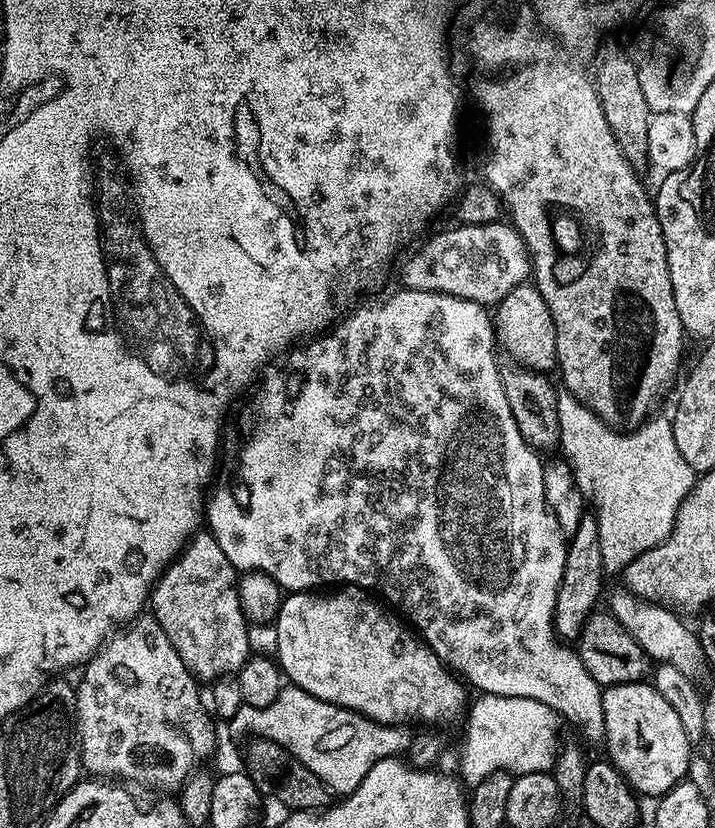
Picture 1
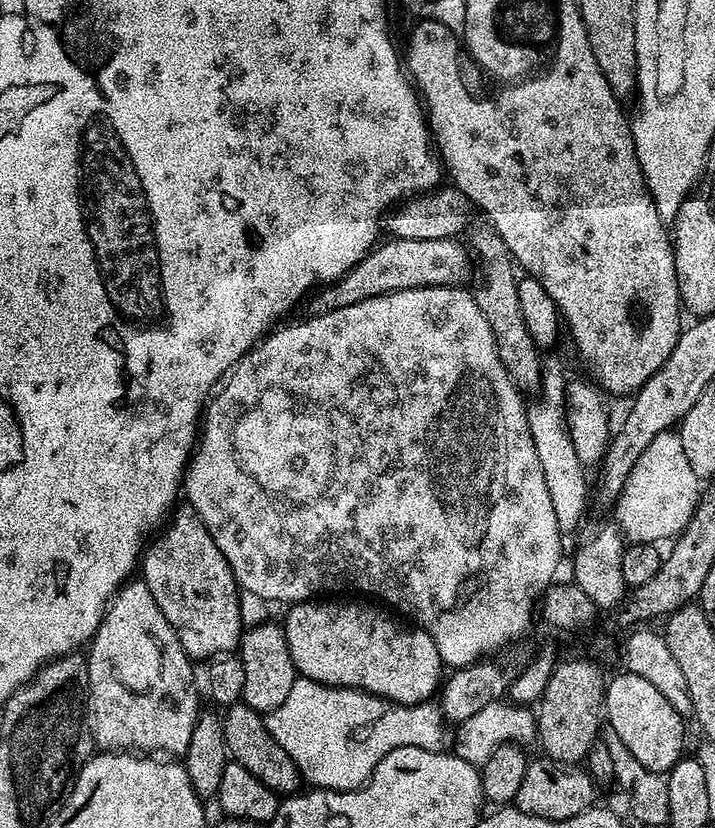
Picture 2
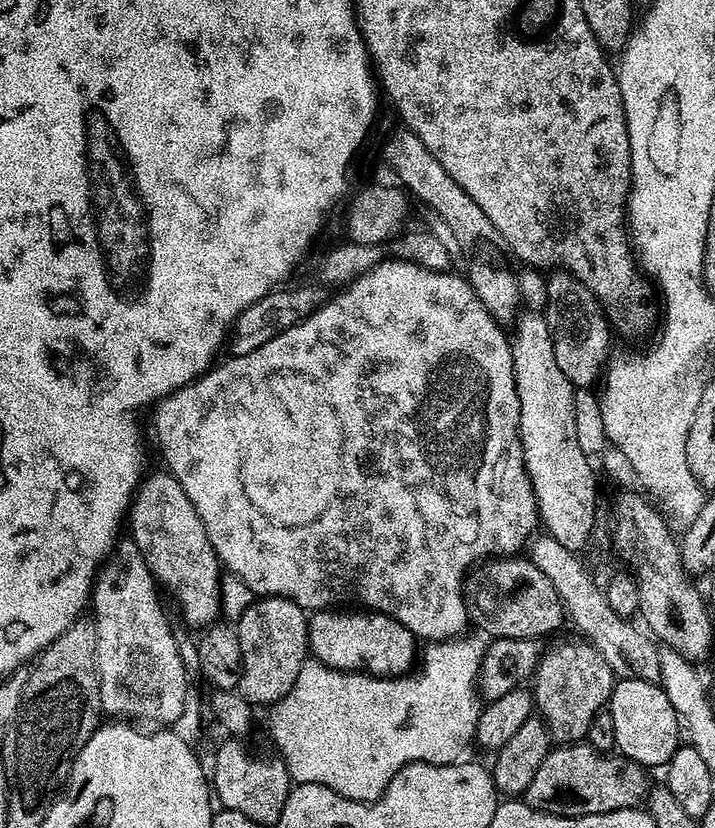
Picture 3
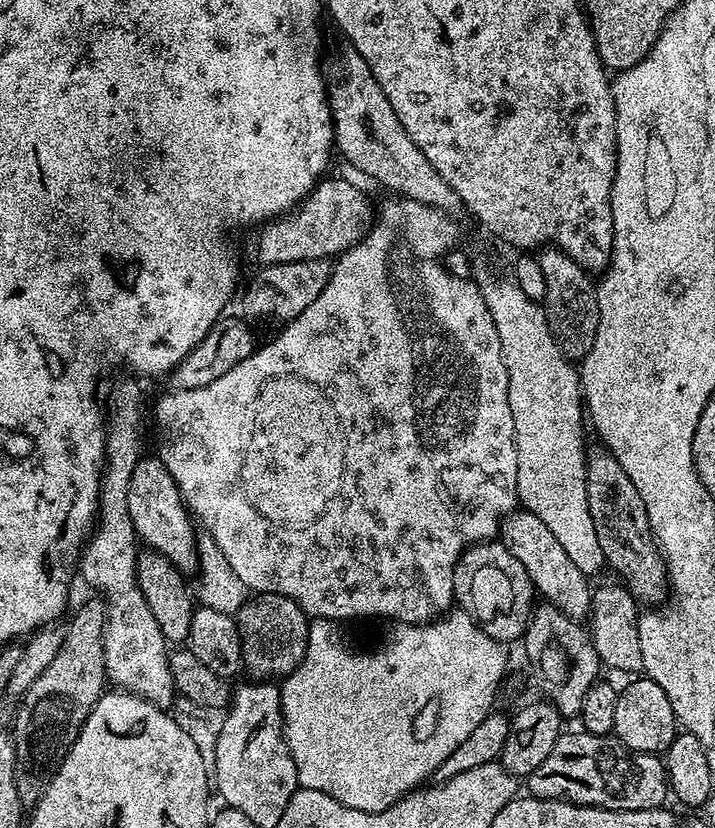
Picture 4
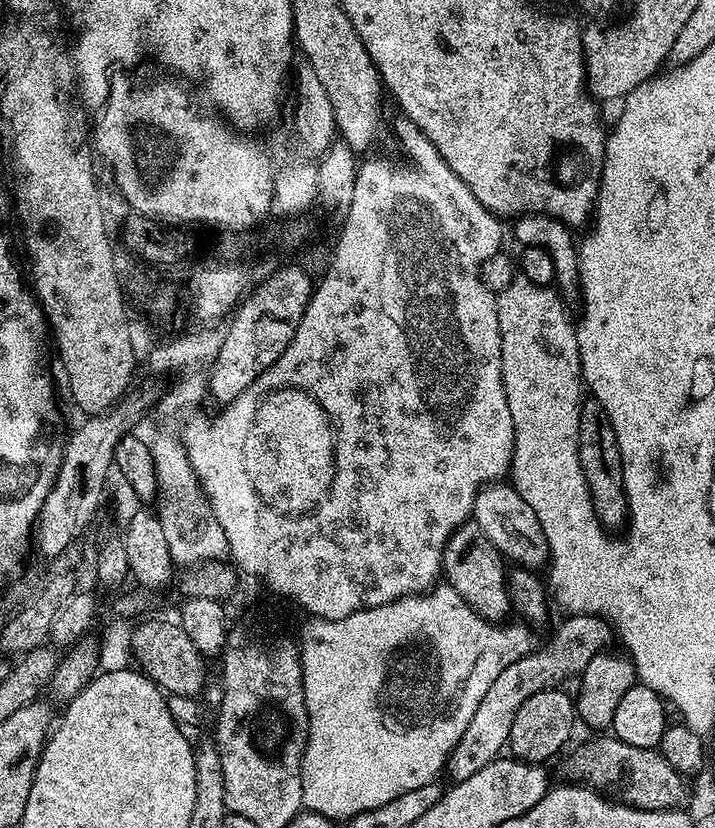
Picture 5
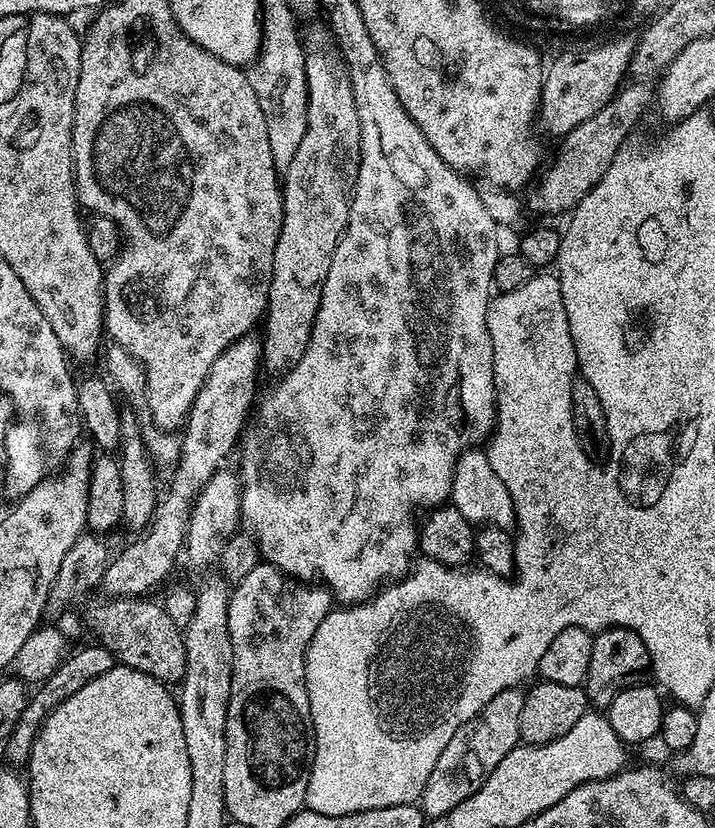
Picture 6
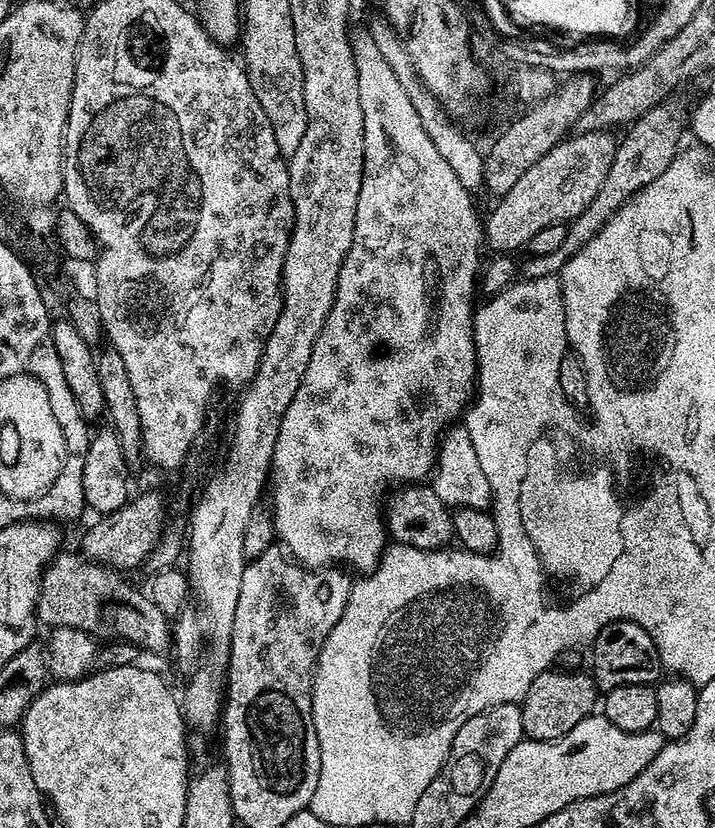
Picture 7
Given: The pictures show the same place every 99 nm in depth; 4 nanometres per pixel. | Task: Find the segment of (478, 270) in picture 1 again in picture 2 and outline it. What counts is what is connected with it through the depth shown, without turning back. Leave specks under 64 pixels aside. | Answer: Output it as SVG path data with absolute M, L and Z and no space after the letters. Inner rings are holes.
M392 238L390 242L383 241L371 252L363 257L354 267L352 267L342 279L333 281L331 284L319 289L310 299L310 311L312 316L324 316L326 313L345 308L346 306L356 305L366 298L374 298L398 291L408 291L418 288L428 287L459 287L467 285L467 280L474 276L474 260L470 255L469 249L460 245L457 239L402 239Z

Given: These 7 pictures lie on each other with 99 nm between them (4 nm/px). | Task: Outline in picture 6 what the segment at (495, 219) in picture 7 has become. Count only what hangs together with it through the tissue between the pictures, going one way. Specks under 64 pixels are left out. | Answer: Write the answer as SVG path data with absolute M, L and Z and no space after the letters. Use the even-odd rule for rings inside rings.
M648 82L633 83L625 87L598 114L582 122L563 137L560 157L556 164L548 168L548 173L540 180L536 193L529 198L528 204L536 212L564 212L572 210L583 200L585 194L597 184L602 174L610 166L617 152L625 147L624 139L632 132L632 127L644 116L644 111L654 104L654 88Z

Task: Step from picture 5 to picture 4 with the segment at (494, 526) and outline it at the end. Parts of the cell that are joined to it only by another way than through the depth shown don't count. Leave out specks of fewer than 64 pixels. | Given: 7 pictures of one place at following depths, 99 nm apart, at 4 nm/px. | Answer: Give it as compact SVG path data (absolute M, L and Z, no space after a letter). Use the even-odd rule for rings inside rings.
M527 510L509 513L501 521L498 536L510 554L525 566L532 584L543 599L573 620L580 622L591 615L594 592L592 586L589 586L591 583L588 577L571 561L566 550L559 545L558 538L547 529L546 524L537 515Z

